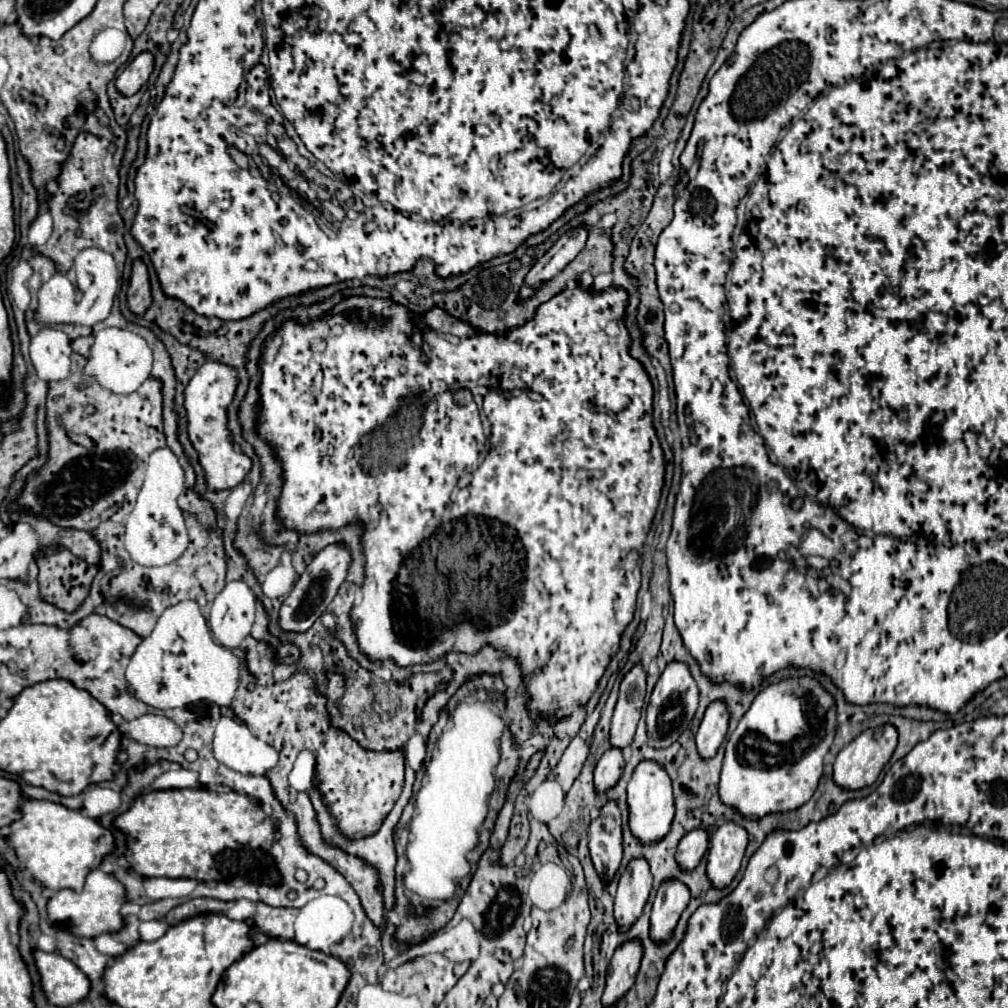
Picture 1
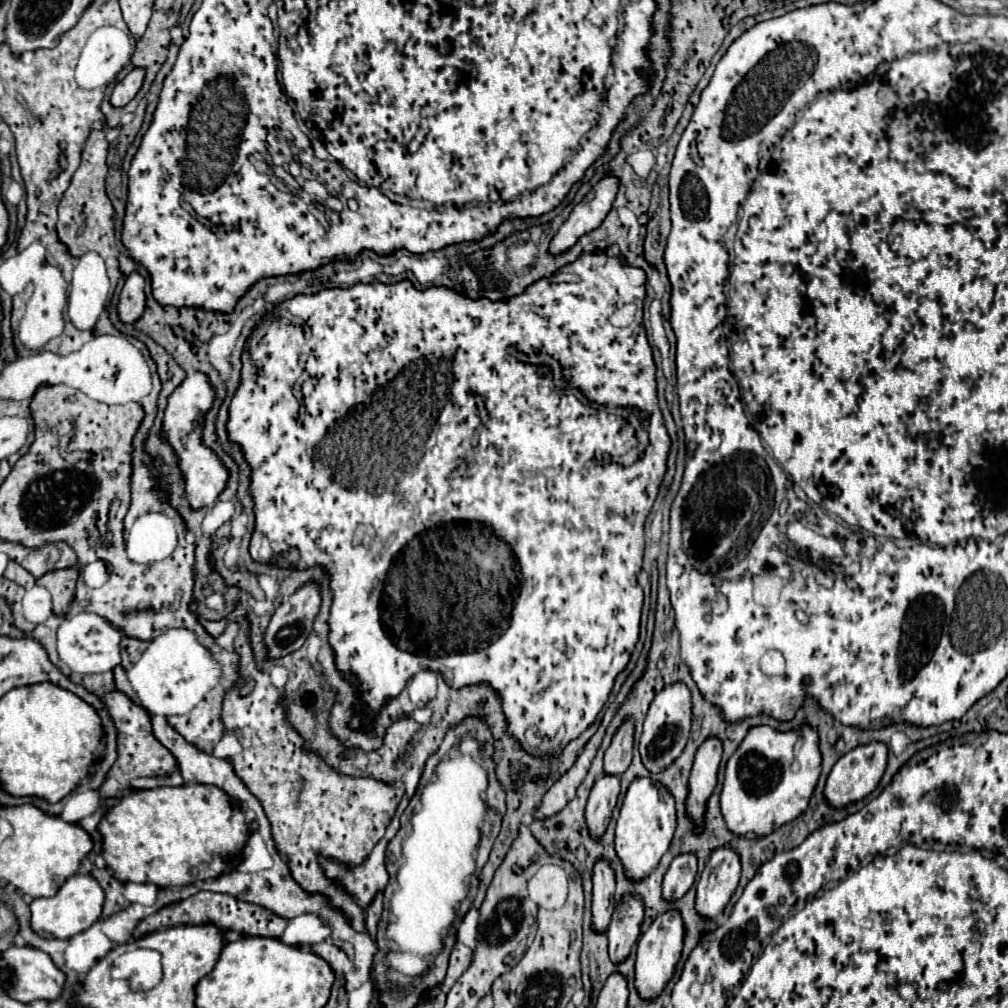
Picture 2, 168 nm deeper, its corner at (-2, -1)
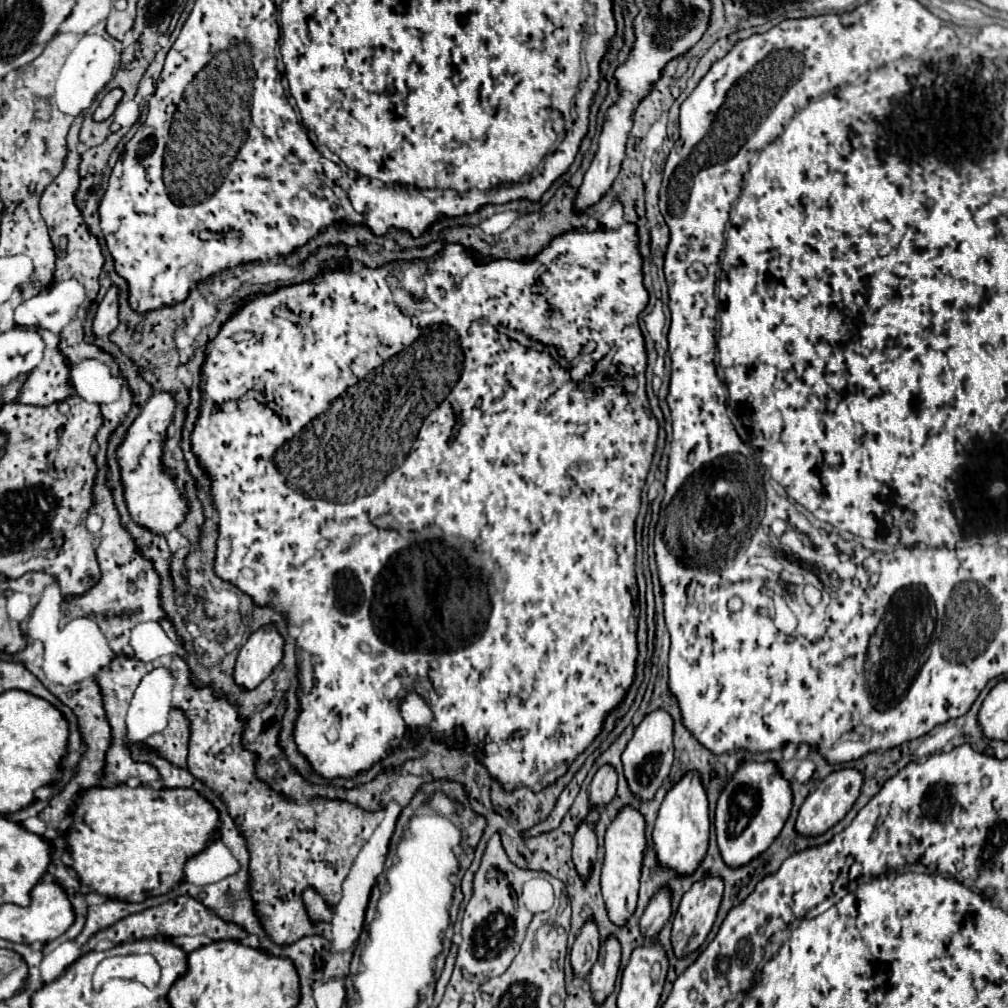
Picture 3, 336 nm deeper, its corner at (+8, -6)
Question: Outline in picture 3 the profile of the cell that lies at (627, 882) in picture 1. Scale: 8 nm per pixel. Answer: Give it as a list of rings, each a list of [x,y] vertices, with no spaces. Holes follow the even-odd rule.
[[[608,939],[600,947],[600,955],[596,965],[590,971],[590,989],[592,1001],[602,1005],[606,997],[614,991],[614,983],[620,969],[620,943],[616,939]]]

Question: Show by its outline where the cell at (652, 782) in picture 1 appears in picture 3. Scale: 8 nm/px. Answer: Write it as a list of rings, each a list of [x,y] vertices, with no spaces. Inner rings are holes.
[[[624,807],[606,831],[606,845],[604,845],[606,855],[604,855],[604,863],[602,863],[602,895],[604,895],[608,919],[618,927],[626,925],[626,921],[632,917],[632,913],[636,909],[642,855],[646,849],[644,827],[646,825],[644,825],[642,815],[632,807]]]

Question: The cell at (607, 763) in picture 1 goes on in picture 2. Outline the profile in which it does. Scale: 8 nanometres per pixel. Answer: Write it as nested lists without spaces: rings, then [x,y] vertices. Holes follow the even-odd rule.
[[[604,774],[590,790],[586,804],[586,822],[592,834],[600,838],[610,822],[616,798],[620,794],[620,778],[614,774]]]

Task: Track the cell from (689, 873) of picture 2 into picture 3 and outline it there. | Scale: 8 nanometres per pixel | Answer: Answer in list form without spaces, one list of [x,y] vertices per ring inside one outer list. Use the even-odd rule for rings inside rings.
[[[666,889],[658,891],[658,895],[654,895],[654,899],[650,901],[650,905],[646,907],[644,915],[640,917],[640,933],[642,937],[656,937],[660,933],[660,929],[666,925],[666,921],[670,919],[670,895]]]

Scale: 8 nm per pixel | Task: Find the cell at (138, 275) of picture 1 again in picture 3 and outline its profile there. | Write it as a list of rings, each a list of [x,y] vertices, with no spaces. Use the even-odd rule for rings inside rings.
[[[110,287],[98,305],[92,331],[96,337],[108,337],[118,325],[118,289]]]

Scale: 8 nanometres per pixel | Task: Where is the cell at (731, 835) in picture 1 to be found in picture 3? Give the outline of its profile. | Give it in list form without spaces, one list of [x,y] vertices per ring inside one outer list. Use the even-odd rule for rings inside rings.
[[[710,877],[710,879],[702,879],[698,883],[694,883],[692,889],[684,893],[680,907],[672,921],[672,947],[674,947],[674,955],[678,959],[684,959],[686,955],[696,951],[706,941],[706,937],[712,931],[712,925],[716,921],[716,913],[718,913],[720,901],[722,901],[722,891],[724,891],[722,879]]]

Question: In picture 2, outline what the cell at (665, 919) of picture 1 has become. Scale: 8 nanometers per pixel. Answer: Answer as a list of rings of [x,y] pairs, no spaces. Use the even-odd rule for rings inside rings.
[[[672,908],[664,914],[658,914],[650,928],[640,936],[638,940],[638,956],[636,956],[636,990],[642,998],[652,1000],[656,998],[666,982],[672,978],[674,966],[680,960],[682,952],[682,938],[684,938],[684,922],[680,916],[680,910]]]

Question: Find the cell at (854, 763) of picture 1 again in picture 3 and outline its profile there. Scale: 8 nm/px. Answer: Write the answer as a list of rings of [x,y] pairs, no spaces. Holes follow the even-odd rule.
[[[842,769],[842,771],[830,773],[824,781],[818,783],[818,789],[814,793],[810,793],[806,797],[806,801],[802,803],[796,825],[794,825],[796,833],[806,835],[806,837],[814,837],[814,835],[826,833],[830,827],[834,827],[852,809],[856,797],[860,795],[862,783],[864,783],[864,777],[856,769]]]

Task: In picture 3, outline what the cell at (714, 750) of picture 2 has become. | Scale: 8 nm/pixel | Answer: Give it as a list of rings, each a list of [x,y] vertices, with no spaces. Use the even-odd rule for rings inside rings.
[[[698,771],[686,773],[664,797],[658,819],[652,831],[652,843],[656,849],[656,863],[662,869],[672,869],[678,875],[694,875],[702,859],[706,857],[710,839],[710,819],[708,819],[708,799],[702,787]]]

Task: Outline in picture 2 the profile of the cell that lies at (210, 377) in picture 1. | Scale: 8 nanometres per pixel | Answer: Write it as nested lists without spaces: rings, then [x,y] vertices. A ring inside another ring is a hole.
[[[188,372],[186,380],[170,394],[168,406],[164,412],[164,438],[174,446],[176,454],[180,456],[180,468],[184,470],[186,478],[186,500],[192,508],[202,508],[202,506],[214,506],[216,498],[226,490],[228,486],[228,468],[220,462],[216,452],[208,448],[202,440],[202,428],[204,428],[204,418],[212,410],[216,402],[216,390],[210,384],[208,376],[204,372]]]

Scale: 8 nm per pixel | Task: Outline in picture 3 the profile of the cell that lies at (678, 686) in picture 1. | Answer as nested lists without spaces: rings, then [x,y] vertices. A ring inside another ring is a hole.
[[[652,711],[650,715],[644,717],[644,721],[636,727],[628,747],[622,753],[622,765],[624,765],[624,777],[628,781],[628,787],[632,795],[638,801],[650,801],[654,793],[660,789],[662,781],[668,777],[670,767],[672,767],[672,757],[674,757],[674,747],[672,747],[672,727],[674,721],[666,711]]]

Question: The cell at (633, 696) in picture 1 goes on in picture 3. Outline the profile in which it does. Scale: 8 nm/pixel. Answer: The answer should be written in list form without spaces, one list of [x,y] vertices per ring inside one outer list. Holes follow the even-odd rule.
[[[610,765],[600,767],[600,771],[594,775],[592,785],[590,785],[590,807],[592,809],[602,809],[606,807],[612,797],[616,795],[616,771]]]

